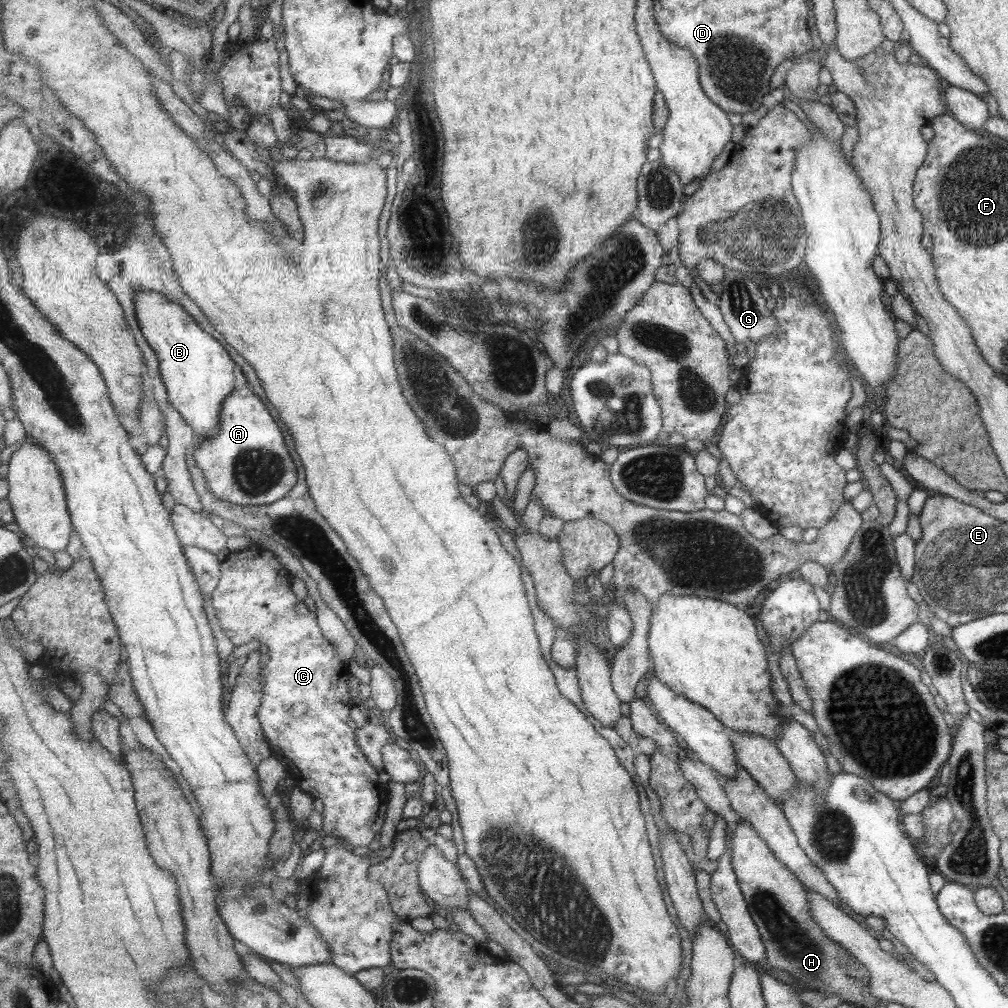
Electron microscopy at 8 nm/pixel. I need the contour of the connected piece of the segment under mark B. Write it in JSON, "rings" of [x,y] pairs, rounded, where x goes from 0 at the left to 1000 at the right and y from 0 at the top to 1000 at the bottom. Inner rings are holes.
{"rings":[[[138,287],[133,294],[133,299],[140,328],[146,335],[148,343],[156,351],[158,366],[166,382],[170,401],[187,417],[195,434],[199,433],[202,436],[212,432],[216,428],[218,409],[223,396],[233,387],[231,367],[233,367],[234,357],[231,357],[222,341],[198,325],[194,315],[182,303],[176,302],[176,299],[171,299],[167,294],[152,287]]]}

